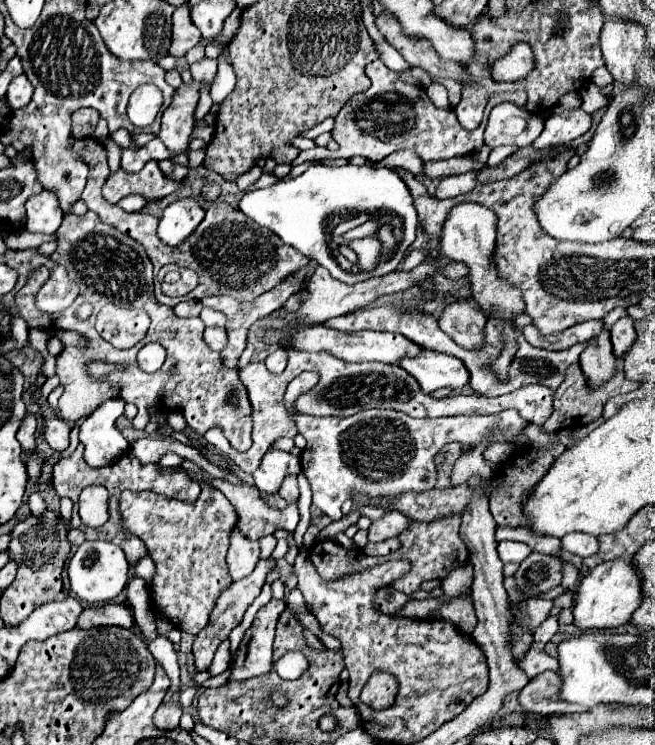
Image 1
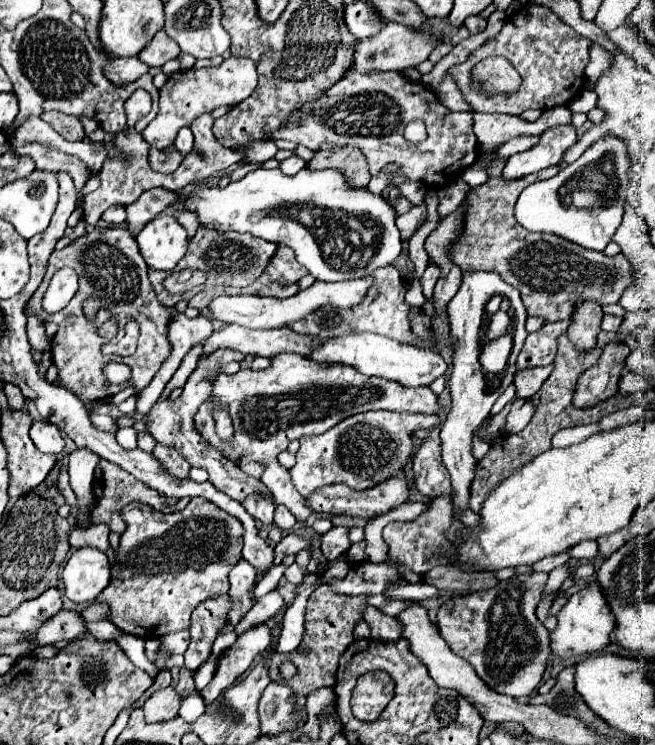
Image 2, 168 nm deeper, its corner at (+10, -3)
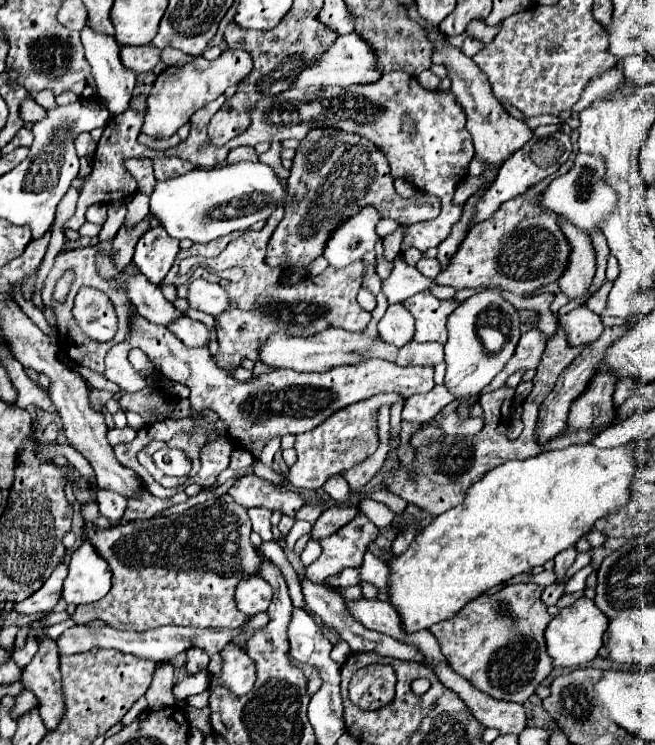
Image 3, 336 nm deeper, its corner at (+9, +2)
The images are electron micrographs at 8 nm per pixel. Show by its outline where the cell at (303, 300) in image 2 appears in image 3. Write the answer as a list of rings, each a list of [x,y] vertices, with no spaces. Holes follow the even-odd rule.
[[[199,278],[189,284],[187,302],[189,302],[189,308],[207,312],[211,316],[219,316],[221,312],[227,310],[229,298],[221,284],[211,284],[211,282]]]

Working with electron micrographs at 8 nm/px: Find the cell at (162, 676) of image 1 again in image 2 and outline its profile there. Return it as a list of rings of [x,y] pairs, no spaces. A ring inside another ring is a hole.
[[[124,633],[122,637],[117,637],[116,641],[118,641],[120,647],[126,651],[126,655],[132,659],[132,663],[136,663],[136,667],[140,667],[140,669],[146,671],[148,675],[152,675],[152,679],[156,679],[158,667],[148,659],[146,649],[144,649],[144,639],[132,637],[132,635]]]

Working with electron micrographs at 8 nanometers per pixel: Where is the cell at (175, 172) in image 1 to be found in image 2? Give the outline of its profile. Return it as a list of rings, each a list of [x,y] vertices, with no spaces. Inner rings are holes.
[[[172,145],[164,151],[158,151],[158,149],[150,149],[150,165],[154,171],[160,171],[160,173],[170,173],[170,171],[176,171],[176,167],[180,167],[182,163],[182,155],[178,153],[178,149]]]

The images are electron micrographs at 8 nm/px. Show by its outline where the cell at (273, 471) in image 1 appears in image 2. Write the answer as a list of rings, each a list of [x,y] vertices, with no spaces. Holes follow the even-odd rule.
[[[248,495],[248,499],[244,501],[244,507],[254,519],[260,519],[264,523],[272,523],[276,503],[270,495]]]

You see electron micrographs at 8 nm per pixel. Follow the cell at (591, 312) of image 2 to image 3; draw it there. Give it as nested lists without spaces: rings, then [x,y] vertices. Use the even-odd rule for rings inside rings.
[[[559,218],[557,222],[561,226],[561,232],[569,238],[571,246],[569,266],[565,266],[565,274],[561,274],[557,286],[563,294],[567,294],[573,300],[589,292],[595,274],[595,252],[589,236],[583,230],[577,230],[577,226],[565,222],[565,218]]]

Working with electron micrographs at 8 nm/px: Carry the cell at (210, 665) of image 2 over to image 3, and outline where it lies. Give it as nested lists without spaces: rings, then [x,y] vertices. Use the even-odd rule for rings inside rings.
[[[201,670],[199,674],[195,676],[187,676],[185,680],[177,682],[173,686],[173,694],[175,694],[175,704],[179,704],[181,700],[185,700],[187,696],[193,696],[193,694],[199,694],[199,692],[205,692],[209,688],[209,672],[207,670]]]

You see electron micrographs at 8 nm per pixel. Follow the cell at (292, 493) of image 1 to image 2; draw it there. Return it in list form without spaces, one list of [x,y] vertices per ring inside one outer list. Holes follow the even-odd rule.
[[[278,505],[274,513],[274,525],[278,525],[284,531],[290,531],[296,525],[296,517],[284,505]]]

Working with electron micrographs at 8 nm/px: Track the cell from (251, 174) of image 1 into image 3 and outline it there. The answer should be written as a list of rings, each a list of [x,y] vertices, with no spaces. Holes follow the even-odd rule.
[[[241,146],[241,148],[233,148],[227,156],[227,162],[229,164],[237,164],[237,162],[243,162],[243,160],[251,160],[255,162],[257,160],[257,152],[255,148],[249,148],[249,146]]]

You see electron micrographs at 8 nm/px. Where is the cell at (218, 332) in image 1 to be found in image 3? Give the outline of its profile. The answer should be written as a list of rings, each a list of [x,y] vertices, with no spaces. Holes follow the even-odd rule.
[[[131,274],[125,278],[123,288],[127,290],[127,296],[131,304],[137,308],[141,316],[145,316],[149,322],[167,326],[179,316],[183,316],[159,290],[159,286],[153,286],[147,278],[141,274]]]

